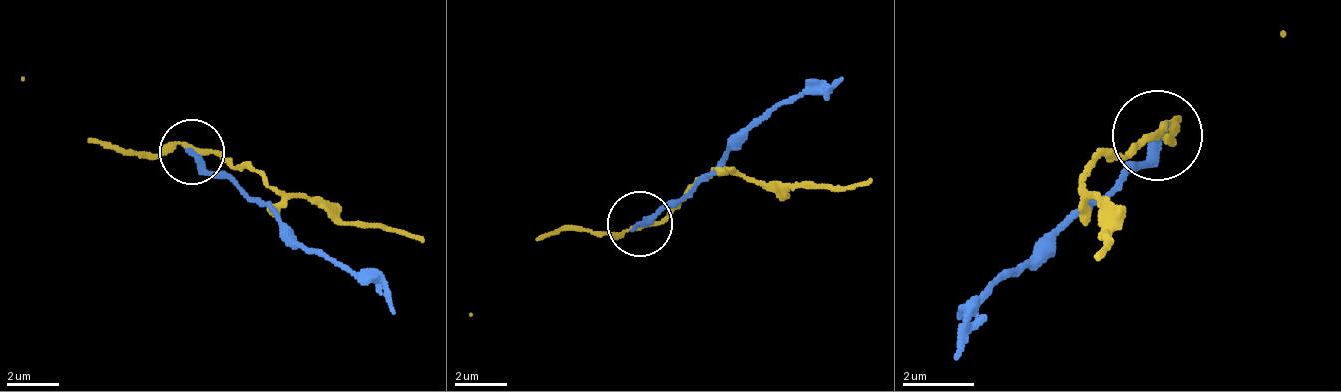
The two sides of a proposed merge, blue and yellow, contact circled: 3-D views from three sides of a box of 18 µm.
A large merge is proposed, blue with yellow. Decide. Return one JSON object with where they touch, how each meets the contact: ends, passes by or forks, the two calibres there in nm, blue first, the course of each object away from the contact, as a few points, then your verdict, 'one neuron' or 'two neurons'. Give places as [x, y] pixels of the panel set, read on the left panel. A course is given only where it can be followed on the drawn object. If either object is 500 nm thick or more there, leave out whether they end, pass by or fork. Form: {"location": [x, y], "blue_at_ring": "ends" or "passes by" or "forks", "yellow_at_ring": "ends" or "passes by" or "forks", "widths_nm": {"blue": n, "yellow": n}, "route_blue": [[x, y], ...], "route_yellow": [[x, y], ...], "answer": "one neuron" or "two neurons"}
{"location": [192, 152], "blue_at_ring": "ends", "yellow_at_ring": "passes by", "widths_nm": {"blue": 320, "yellow": 150}, "route_blue": [[193, 150], [226, 169], [356, 274], [395, 313]], "route_yellow": [[193, 150], [219, 150], [271, 189], [323, 202], [343, 222], [401, 228], [421, 241]], "answer": "two neurons"}

